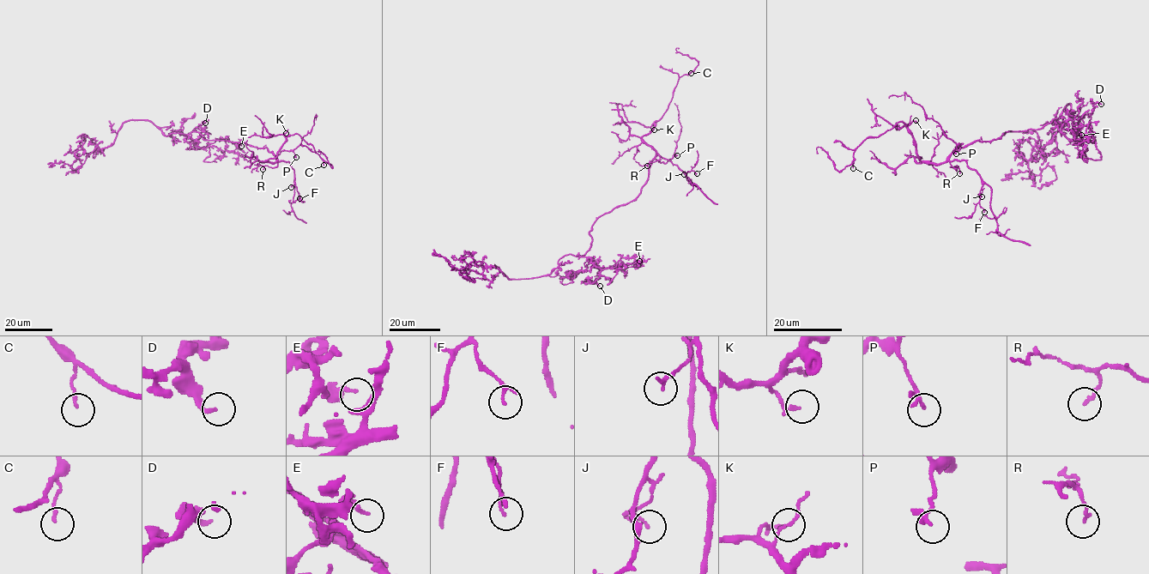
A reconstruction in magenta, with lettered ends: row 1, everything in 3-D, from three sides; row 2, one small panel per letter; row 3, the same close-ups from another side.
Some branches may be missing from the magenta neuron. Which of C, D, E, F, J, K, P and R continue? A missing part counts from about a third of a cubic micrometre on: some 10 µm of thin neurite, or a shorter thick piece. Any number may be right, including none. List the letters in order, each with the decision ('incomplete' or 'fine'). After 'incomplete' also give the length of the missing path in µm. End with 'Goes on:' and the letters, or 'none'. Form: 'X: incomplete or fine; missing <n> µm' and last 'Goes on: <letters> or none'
C: fine
D: fine
E: fine
F: fine
J: fine
K: fine
P: fine
R: fine
Goes on: none

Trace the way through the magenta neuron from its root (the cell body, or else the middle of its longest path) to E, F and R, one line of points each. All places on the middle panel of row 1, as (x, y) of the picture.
E: (597, 219), (589, 232), (591, 245), (580, 256), (588, 256), (601, 269), (639, 261)
F: (597, 219), (637, 196), (648, 178), (650, 162), (659, 154), (686, 174), (690, 171), (697, 173)
R: (597, 219), (637, 196), (648, 178), (650, 162), (658, 154), (658, 160), (647, 166)

